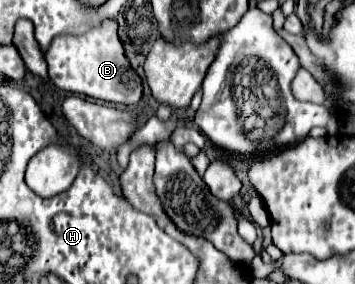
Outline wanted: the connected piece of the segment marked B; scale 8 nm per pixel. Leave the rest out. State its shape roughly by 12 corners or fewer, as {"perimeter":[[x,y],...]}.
{"perimeter":[[115,20],[57,36],[45,52],[59,90],[125,106],[141,78]]}

